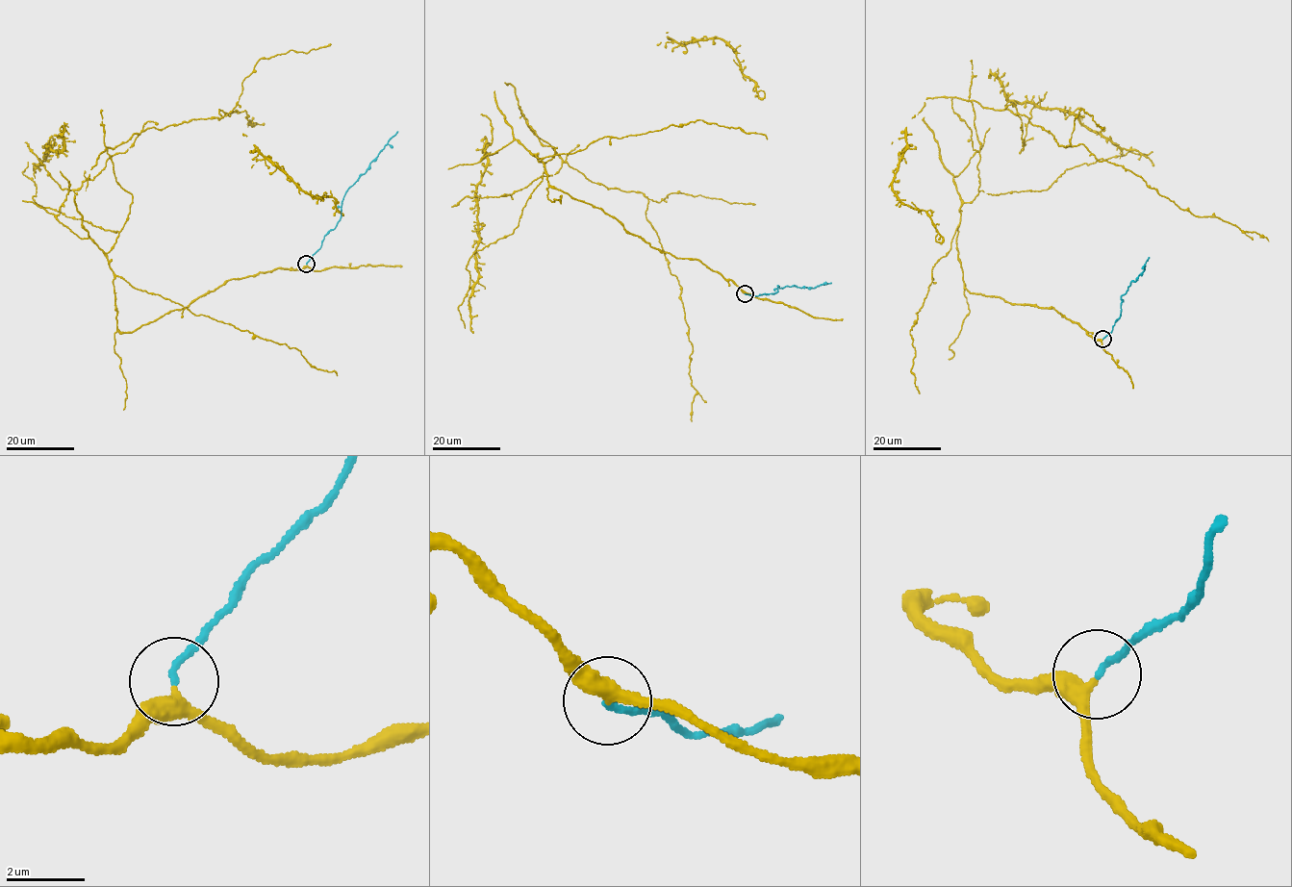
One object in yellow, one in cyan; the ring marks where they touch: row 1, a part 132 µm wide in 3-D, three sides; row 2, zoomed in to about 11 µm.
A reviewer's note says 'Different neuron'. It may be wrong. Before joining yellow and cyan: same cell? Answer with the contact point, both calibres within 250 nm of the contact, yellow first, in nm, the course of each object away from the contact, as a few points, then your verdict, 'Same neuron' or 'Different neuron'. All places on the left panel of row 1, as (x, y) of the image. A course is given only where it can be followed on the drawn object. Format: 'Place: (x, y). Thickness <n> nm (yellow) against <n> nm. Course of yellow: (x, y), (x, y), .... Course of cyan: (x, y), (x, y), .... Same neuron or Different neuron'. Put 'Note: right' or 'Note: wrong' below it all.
Place: (306, 264). Thickness 320 nm (yellow) against 170 nm. Course of yellow: (306, 265), (116, 326), (107, 254), (132, 195), (106, 148), (218, 109), (245, 111), (247, 127). Course of cyan: (306, 265), (320, 247), (323, 238), (336, 225), (344, 192), (397, 131). Same neuron
Note: wrong

